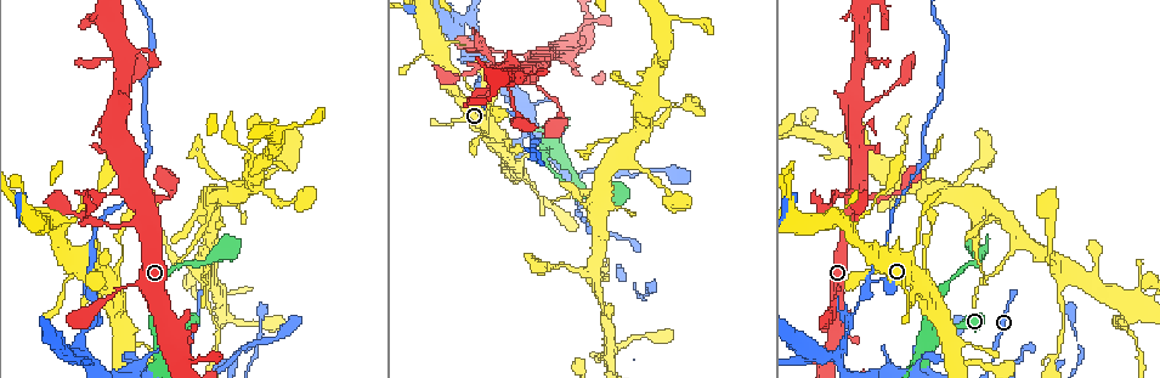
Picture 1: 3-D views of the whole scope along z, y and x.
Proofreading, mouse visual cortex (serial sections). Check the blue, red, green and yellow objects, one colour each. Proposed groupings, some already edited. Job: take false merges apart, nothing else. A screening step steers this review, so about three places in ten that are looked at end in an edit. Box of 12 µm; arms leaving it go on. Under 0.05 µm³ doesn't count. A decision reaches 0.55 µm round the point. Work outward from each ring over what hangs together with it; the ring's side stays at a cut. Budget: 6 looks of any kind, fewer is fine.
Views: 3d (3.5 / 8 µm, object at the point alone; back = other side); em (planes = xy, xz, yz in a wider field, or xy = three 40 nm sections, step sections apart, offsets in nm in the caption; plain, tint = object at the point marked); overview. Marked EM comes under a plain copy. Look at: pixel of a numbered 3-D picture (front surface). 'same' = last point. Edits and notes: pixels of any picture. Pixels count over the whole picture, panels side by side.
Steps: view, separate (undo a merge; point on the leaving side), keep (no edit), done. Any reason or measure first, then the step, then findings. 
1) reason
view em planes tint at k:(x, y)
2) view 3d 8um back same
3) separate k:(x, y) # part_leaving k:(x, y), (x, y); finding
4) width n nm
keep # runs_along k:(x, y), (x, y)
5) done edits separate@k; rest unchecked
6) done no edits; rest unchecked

two arms in line, one across
view 3d 3.5um at 1:(853, 234)

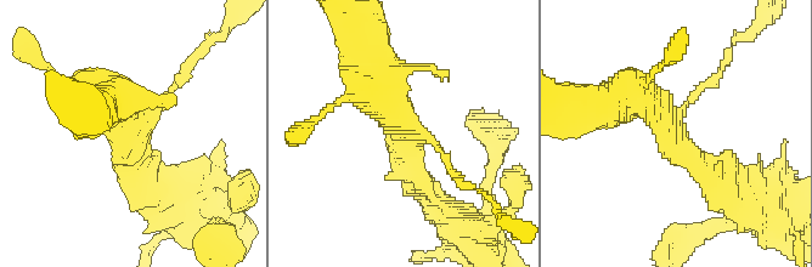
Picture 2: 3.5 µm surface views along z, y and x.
arms 3; arm_widths 100, 300, 500 nm
view em xy step 3 tint at 2:(402, 132)

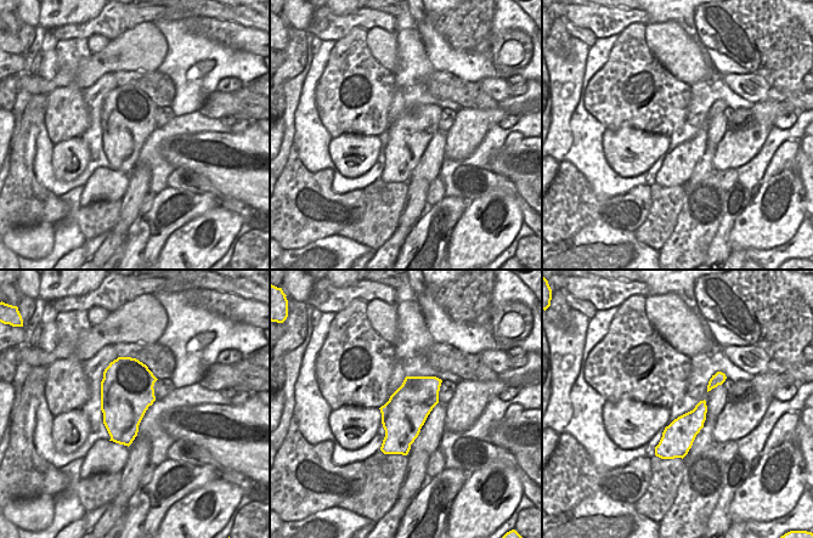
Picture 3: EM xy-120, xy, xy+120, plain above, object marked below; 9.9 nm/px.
view em xy step 2 tint same

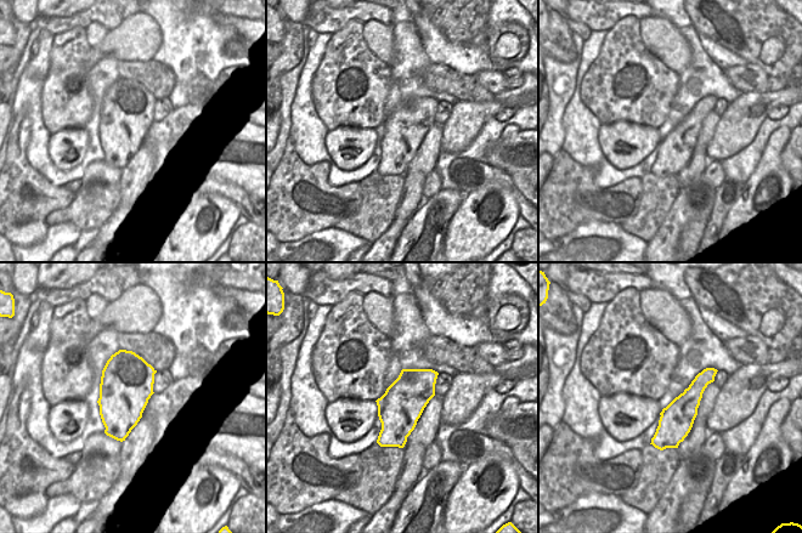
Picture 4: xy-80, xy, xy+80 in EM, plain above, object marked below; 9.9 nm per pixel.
keep # runs_along 4:(711, 370), (698, 385), (660, 446); all the same cell

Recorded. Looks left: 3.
thick turns thin
view 3d 8um at 1:(523, 61)

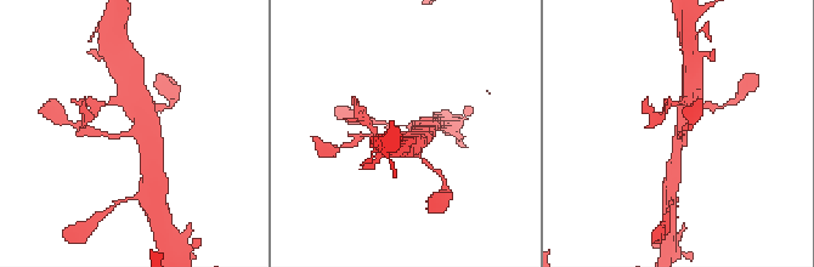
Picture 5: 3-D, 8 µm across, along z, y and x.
zoom in
view 3d 3.5um at 5:(133, 131)

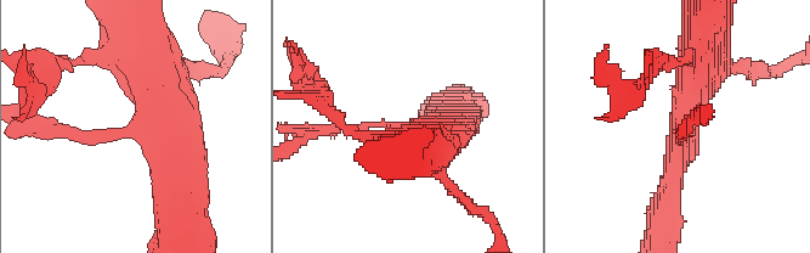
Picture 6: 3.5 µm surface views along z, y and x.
arms 3; arm_widths 100, 400, 500 nm
view em xy step 5 tint at 6:(677, 128)

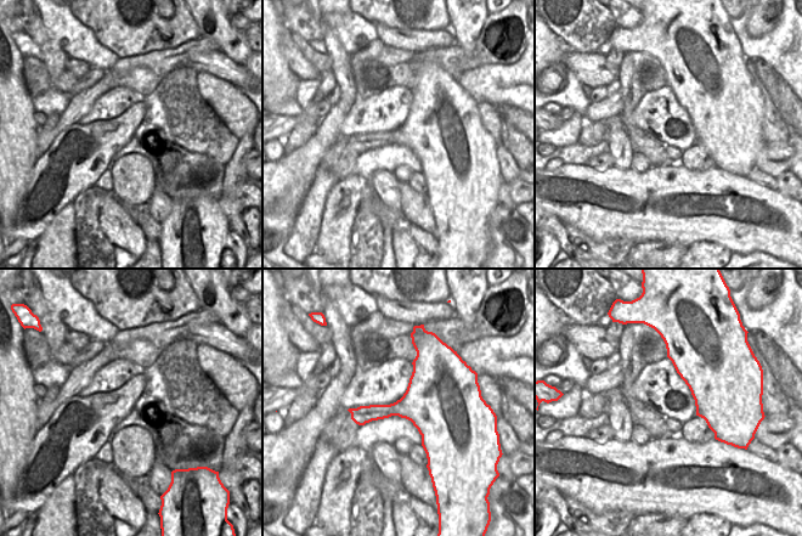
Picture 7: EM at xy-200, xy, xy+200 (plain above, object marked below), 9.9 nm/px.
keep # runs_along 6:(179, 168), (171, 127), (56, 130); continuous, no second cell

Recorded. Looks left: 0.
done no edits; rest unchecked

